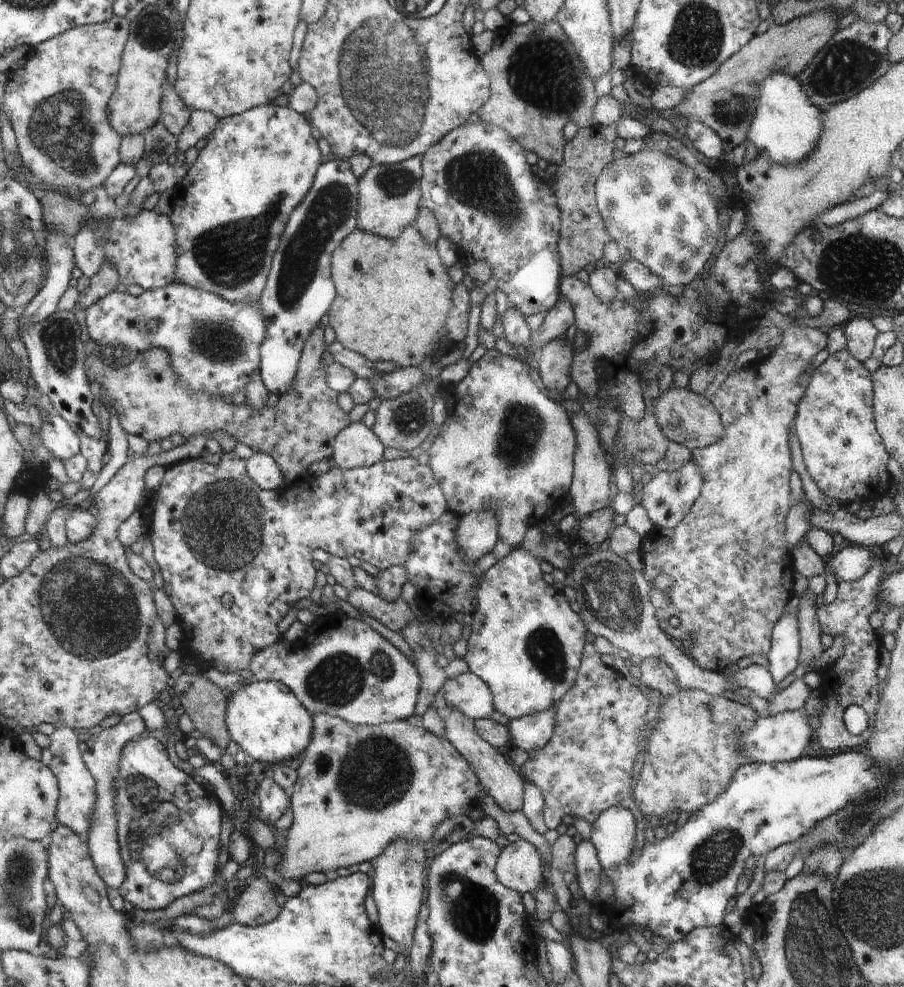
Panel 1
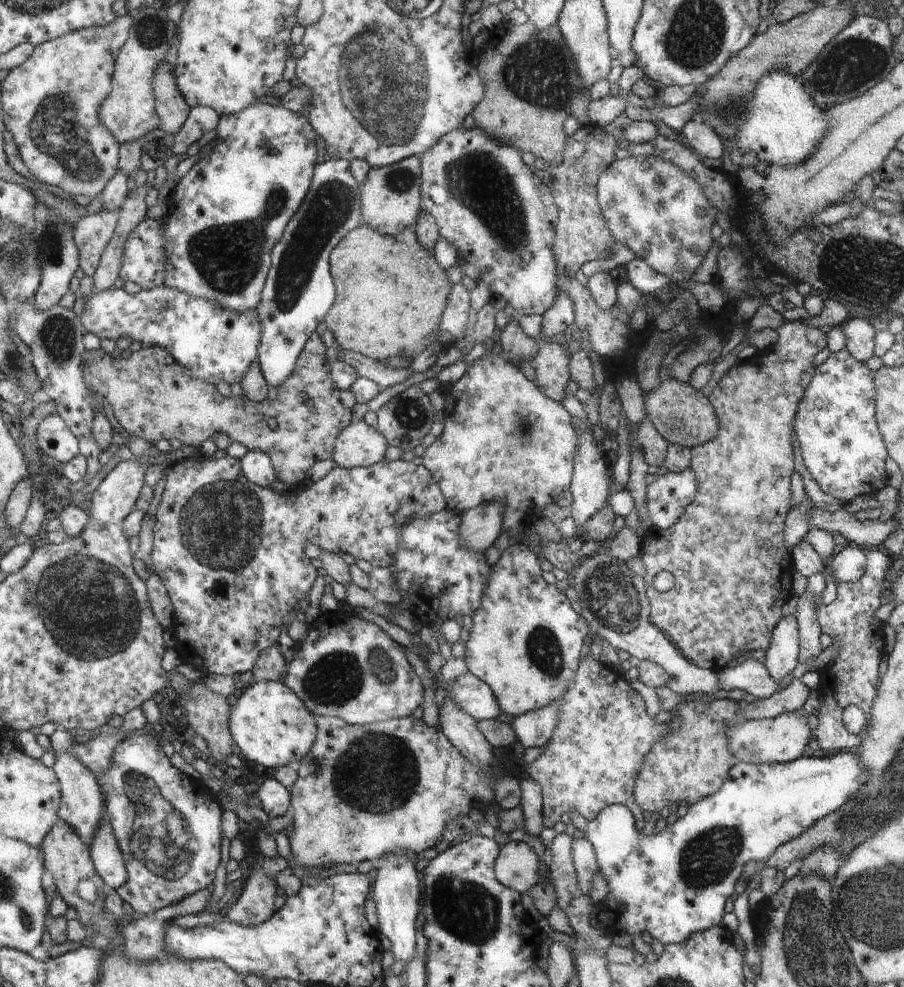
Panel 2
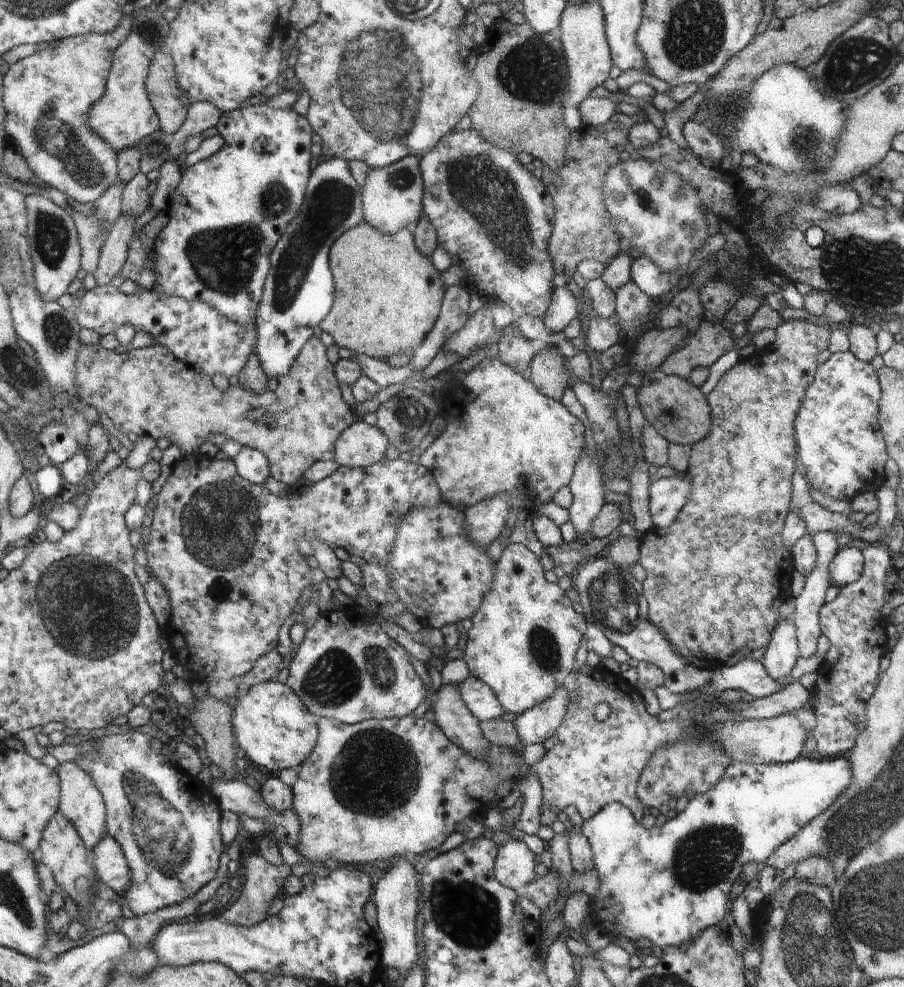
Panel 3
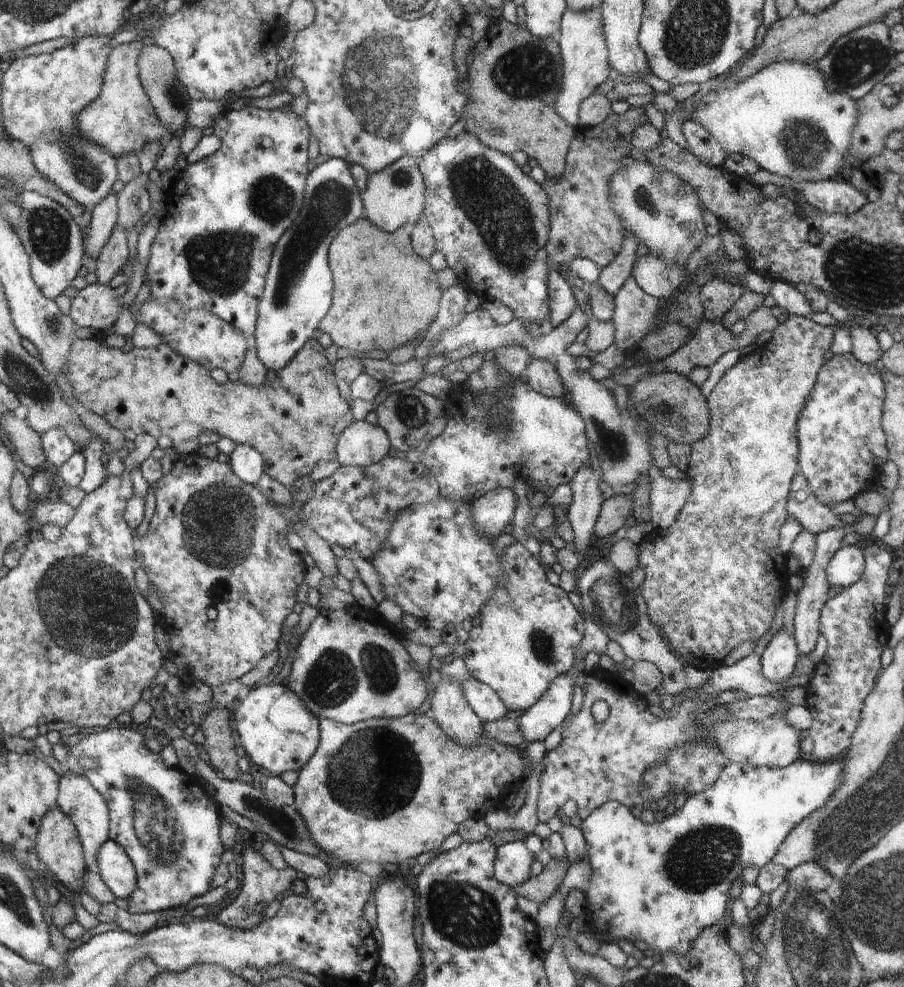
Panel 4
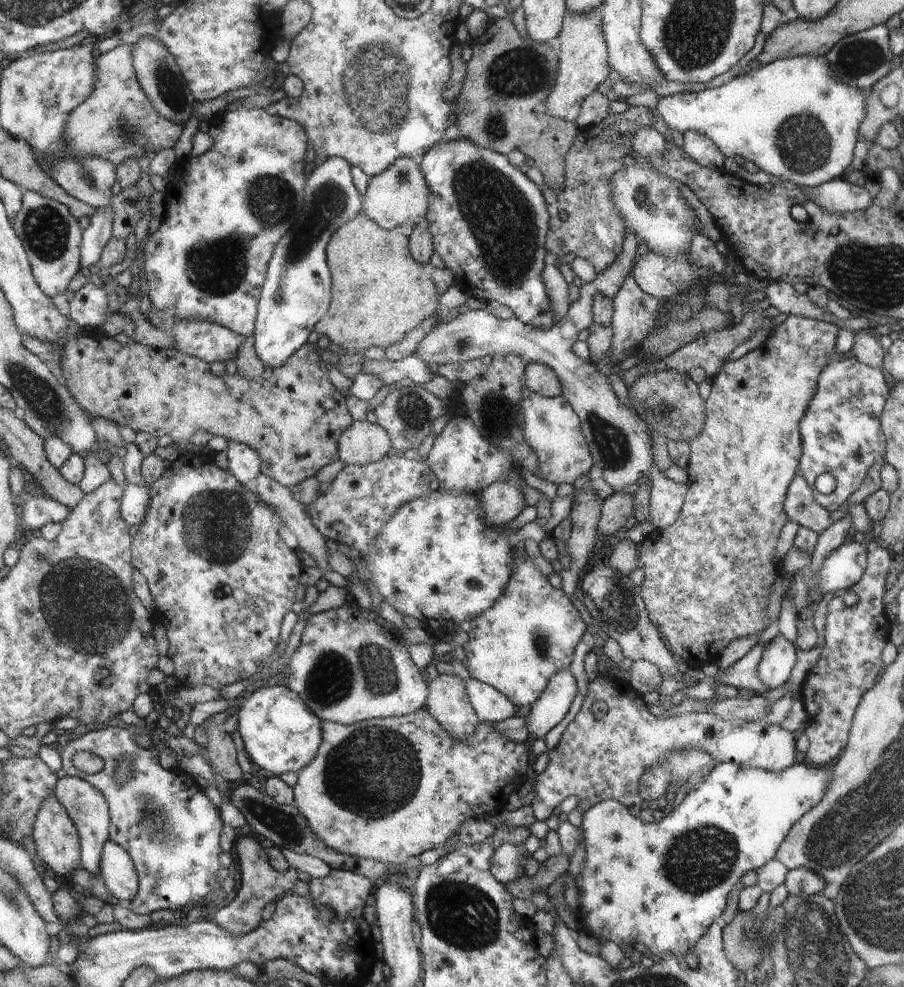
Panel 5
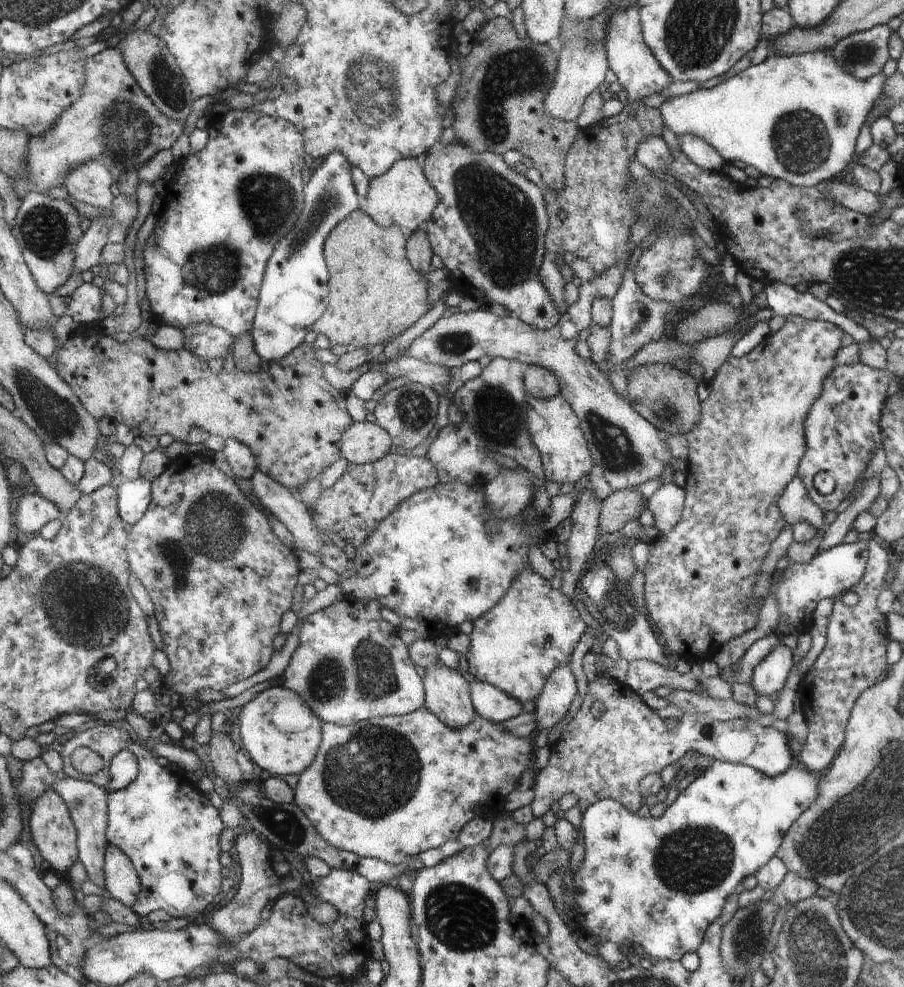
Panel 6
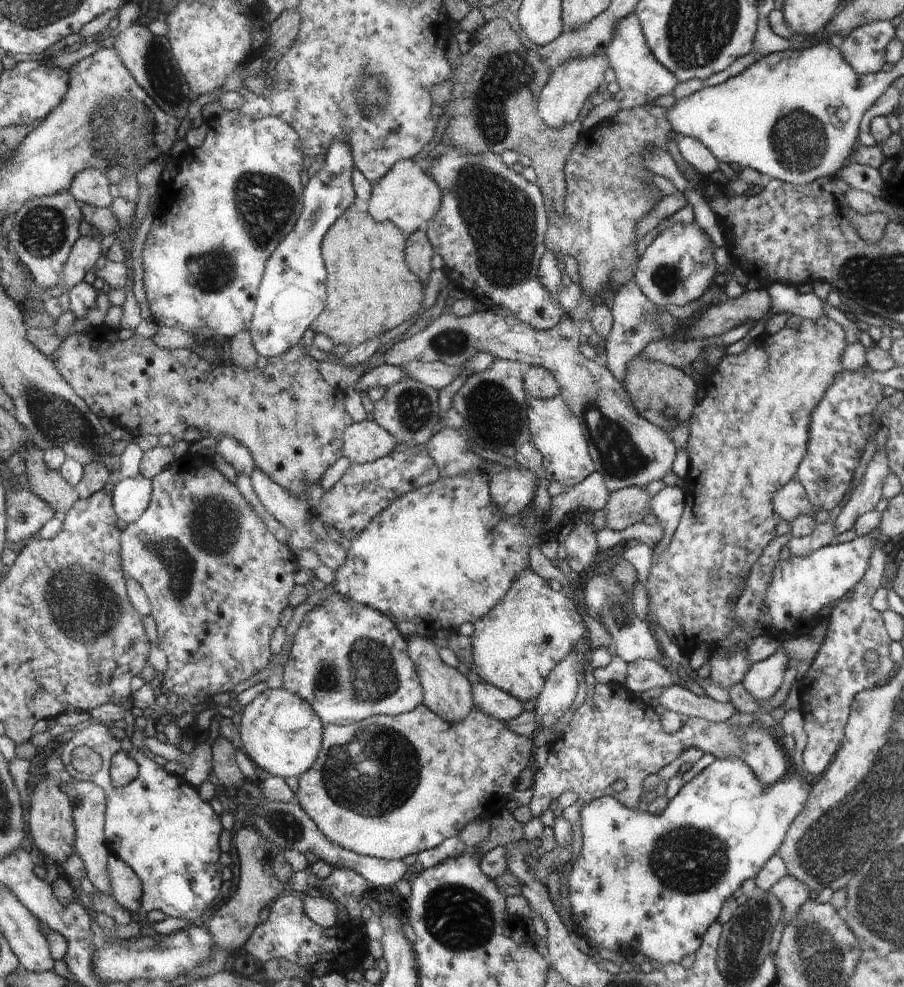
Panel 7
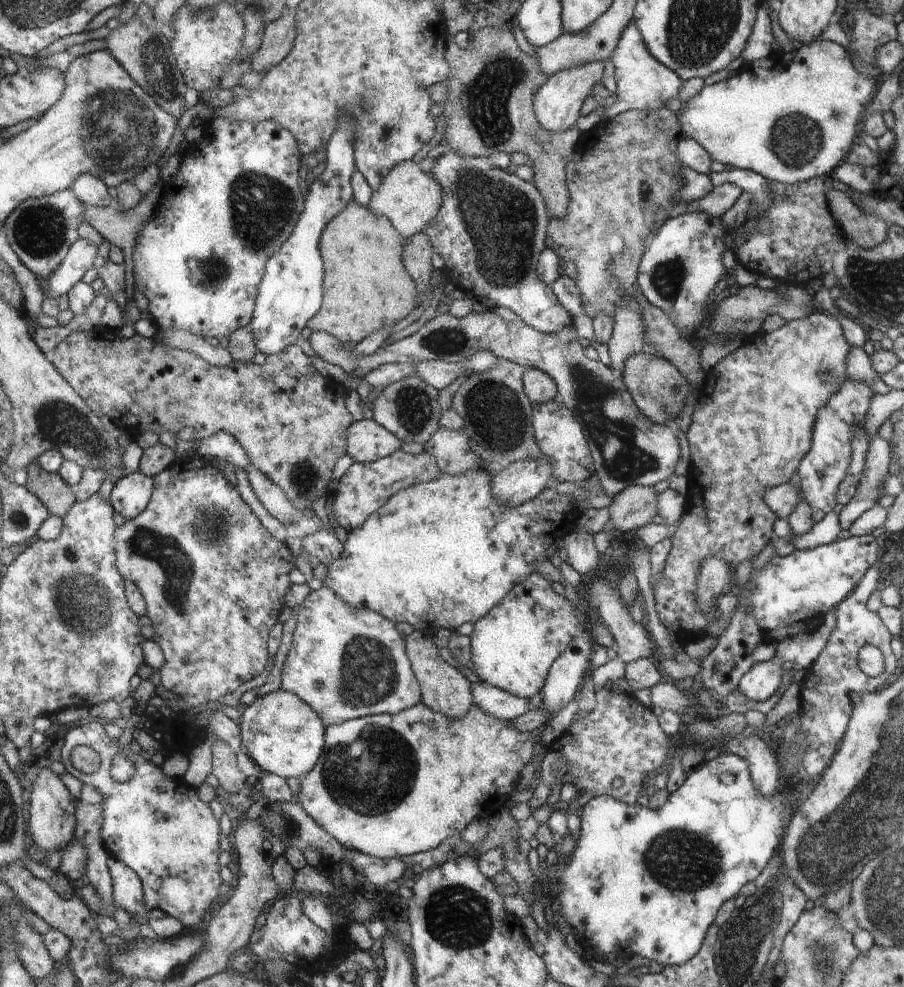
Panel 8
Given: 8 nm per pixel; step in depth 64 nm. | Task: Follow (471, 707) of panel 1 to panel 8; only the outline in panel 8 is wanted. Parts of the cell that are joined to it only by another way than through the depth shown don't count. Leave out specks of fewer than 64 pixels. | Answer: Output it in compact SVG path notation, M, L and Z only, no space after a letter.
M482 681L473 684L473 695L473 704L507 721L513 721L529 710L529 700Z

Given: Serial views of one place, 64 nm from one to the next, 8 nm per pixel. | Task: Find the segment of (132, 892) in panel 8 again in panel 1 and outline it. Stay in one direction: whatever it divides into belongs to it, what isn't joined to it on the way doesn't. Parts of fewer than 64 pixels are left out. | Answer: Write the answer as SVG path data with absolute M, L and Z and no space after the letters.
M141 710L124 715L121 721L108 729L96 730L94 736L81 744L82 756L87 767L98 780L98 804L94 812L94 822L90 830L89 845L98 870L102 878L110 887L122 888L128 878L128 862L126 854L122 852L122 842L119 839L118 822L118 776L120 776L120 766L124 748L128 742L140 739L142 734L149 730Z

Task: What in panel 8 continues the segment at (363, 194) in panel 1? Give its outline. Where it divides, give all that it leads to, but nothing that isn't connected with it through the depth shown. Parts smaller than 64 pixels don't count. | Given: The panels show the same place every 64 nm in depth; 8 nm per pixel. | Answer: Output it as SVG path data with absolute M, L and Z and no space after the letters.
M405 161L398 163L388 175L385 176L381 186L373 191L369 207L376 216L385 216L391 220L394 228L402 236L422 233L430 222L440 214L440 207L444 202L444 188L431 174L424 174L416 163Z

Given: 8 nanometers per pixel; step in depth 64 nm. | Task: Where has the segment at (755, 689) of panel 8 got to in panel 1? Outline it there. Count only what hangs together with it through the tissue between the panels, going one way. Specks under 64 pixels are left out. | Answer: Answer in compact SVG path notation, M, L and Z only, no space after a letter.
M786 614L773 629L773 649L766 654L768 670L778 687L782 687L784 678L788 678L788 674L796 670L798 654L801 654L801 644L798 644L798 618L796 614Z

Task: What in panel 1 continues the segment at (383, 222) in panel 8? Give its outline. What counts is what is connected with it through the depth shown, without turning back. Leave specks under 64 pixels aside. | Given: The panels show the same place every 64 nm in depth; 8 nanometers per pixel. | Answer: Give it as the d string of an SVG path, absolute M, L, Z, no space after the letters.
M413 225L406 227L401 235L397 239L387 239L372 233L361 231L360 229L354 229L342 242L341 246L338 247L331 256L331 274L332 280L338 280L338 300L335 300L327 312L329 315L329 325L332 326L334 332L336 332L336 340L351 351L361 354L365 359L371 362L377 360L392 360L396 362L398 367L420 367L424 360L427 360L426 356L432 354L436 350L438 342L448 334L446 330L446 318L450 316L450 310L454 308L452 304L452 292L454 292L454 280L450 278L448 274L449 266L446 266L436 250L435 244L430 244L422 235L419 228Z

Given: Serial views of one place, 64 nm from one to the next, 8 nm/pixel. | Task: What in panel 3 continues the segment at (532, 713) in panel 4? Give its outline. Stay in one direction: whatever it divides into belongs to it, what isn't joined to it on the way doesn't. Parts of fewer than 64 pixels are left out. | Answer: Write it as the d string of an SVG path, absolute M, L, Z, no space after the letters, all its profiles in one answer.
M558 687L557 691L544 703L532 707L519 714L513 722L523 745L542 744L550 736L554 736L562 724L569 703L569 691Z

